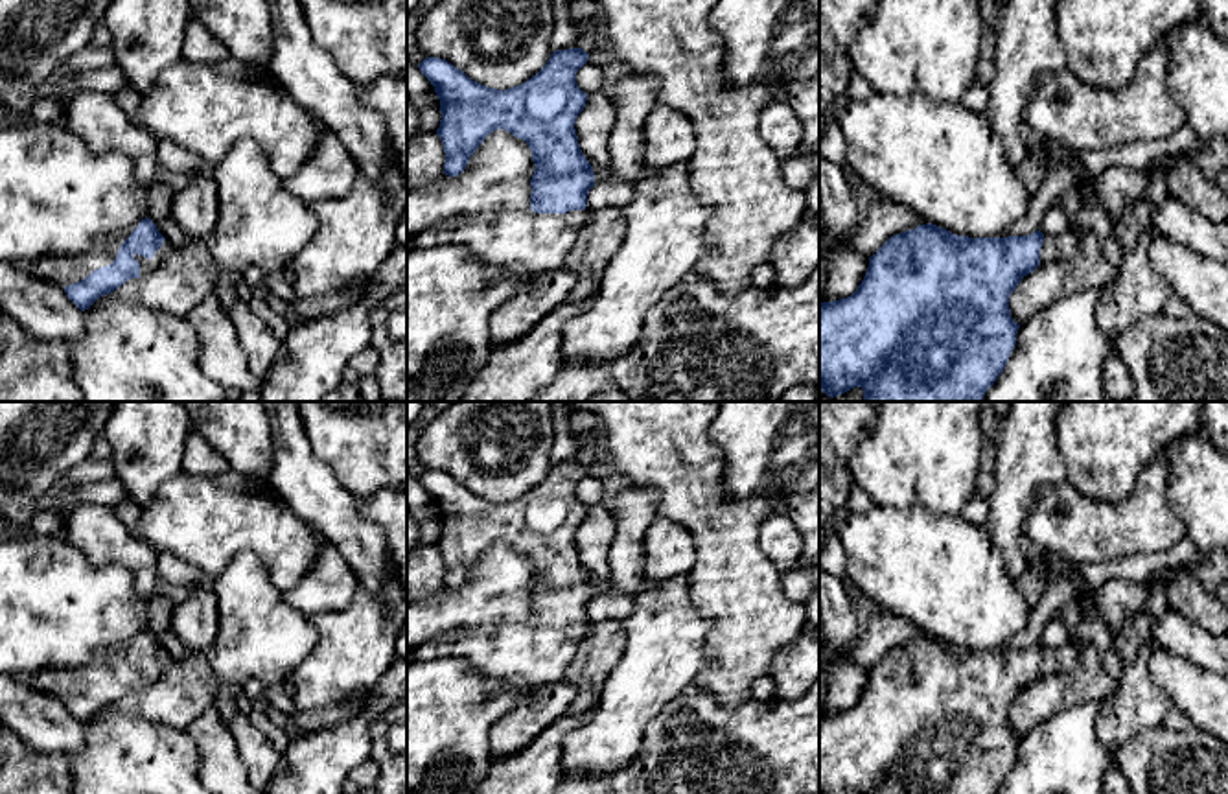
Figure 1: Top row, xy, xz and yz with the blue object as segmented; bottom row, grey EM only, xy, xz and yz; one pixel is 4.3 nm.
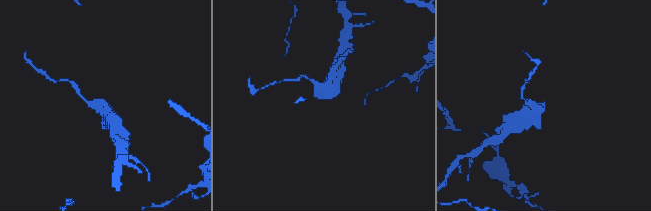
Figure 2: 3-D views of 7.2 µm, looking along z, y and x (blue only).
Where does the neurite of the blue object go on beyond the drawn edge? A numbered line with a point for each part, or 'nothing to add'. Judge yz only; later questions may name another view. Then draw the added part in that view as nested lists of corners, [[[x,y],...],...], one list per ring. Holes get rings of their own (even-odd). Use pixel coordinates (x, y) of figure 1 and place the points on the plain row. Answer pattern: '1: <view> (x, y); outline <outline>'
1: yz (1063, 660); outline [[[1075,636],[1059,648],[1044,648],[1040,678],[1073,672],[1079,661],[1079,652],[1081,639]]]

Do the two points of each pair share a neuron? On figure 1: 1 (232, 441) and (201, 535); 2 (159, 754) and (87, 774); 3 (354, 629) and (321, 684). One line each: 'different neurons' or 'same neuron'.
1: different neurons
2: same neuron
3: same neuron

